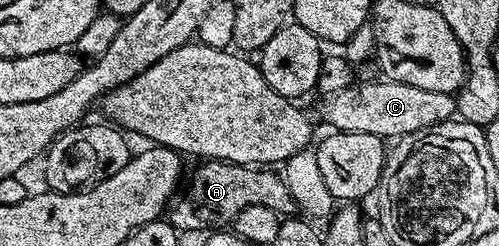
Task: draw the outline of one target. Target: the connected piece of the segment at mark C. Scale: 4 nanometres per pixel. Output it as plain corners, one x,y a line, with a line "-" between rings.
388,80
380,81
360,81
345,88
345,92
326,95
319,106
320,116
331,125
332,131
365,132
369,136
377,136
384,140
398,140
407,134
421,132
430,126
452,121
456,117
454,93
429,91

